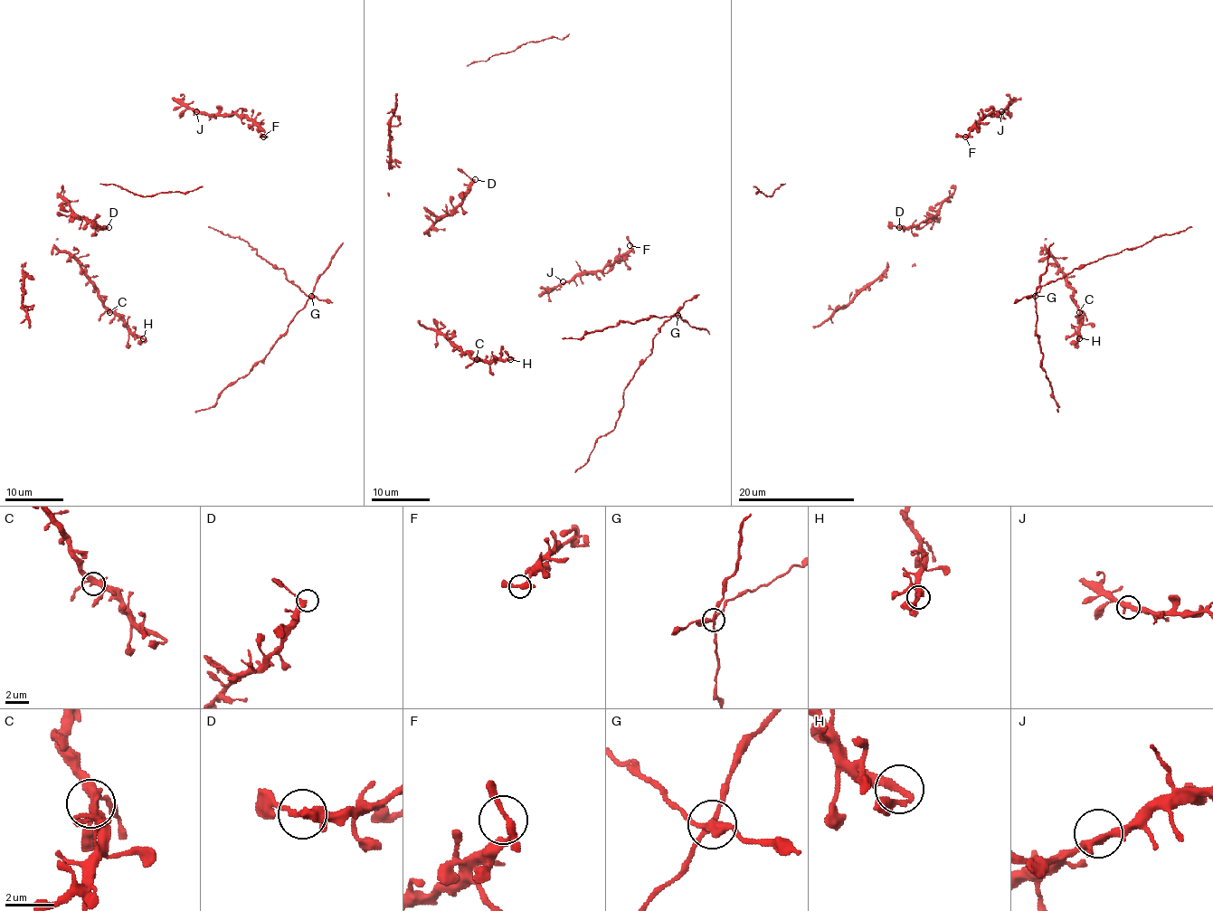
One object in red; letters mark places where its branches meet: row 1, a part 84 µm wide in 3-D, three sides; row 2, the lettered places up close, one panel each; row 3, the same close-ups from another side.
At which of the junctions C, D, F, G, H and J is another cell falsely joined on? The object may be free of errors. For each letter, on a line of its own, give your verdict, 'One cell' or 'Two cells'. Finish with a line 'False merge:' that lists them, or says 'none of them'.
C: One cell
D: One cell
F: One cell
G: Two cells
H: One cell
J: One cell
False merge: G

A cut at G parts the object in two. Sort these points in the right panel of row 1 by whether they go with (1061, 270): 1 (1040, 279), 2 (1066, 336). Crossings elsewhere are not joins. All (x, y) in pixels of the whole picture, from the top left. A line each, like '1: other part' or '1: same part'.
1: other part
2: same part

